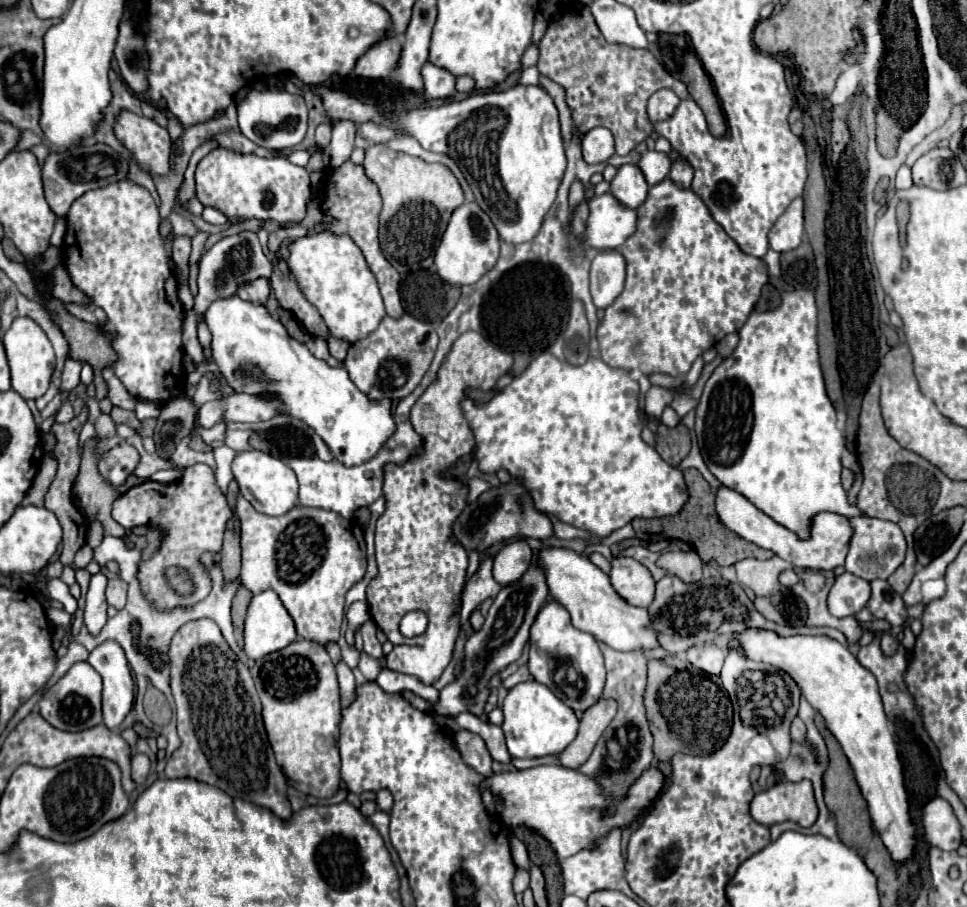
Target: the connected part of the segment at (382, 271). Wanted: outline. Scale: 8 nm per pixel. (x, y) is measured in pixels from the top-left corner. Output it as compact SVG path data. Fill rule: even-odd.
M346 161L342 167L334 169L332 173L326 173L324 189L320 193L322 193L320 201L322 201L324 219L330 223L328 229L332 233L348 233L354 239L354 243L362 249L362 253L370 265L370 271L378 279L388 317L400 319L404 313L402 303L400 303L400 293L398 293L400 273L384 259L384 255L380 251L380 243L378 243L378 217L380 217L380 209L382 209L382 199L380 199L376 185L364 175L364 169L360 165L352 165L350 161Z

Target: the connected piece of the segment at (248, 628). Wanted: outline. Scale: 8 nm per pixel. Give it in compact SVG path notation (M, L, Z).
M264 591L254 595L248 613L246 613L246 625L244 625L244 653L248 659L260 659L272 651L284 649L286 645L290 645L292 641L296 641L296 629L294 629L294 621L288 615L288 611L284 609L282 601L278 599L278 595L274 591Z

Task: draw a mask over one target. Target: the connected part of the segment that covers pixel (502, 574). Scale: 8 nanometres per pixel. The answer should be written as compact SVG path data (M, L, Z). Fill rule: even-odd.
M516 541L500 549L500 553L494 557L494 579L500 585L512 585L512 581L518 581L532 561L532 551L524 541Z

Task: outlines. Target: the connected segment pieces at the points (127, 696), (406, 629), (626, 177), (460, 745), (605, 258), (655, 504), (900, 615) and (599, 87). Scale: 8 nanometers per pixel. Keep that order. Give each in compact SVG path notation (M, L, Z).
M106 641L88 655L88 663L102 675L104 725L114 731L130 713L134 701L134 681L128 669L128 661L118 643Z
M410 611L406 615L406 623L400 623L400 631L406 637L416 637L426 631L426 625L428 625L428 619L422 611Z
M622 165L610 183L610 193L628 209L638 209L646 195L648 183L636 165Z
M458 731L454 735L454 747L458 749L458 753L468 759L468 763L474 767L474 771L478 771L480 775L490 775L492 773L492 757L484 745L484 741L470 733L470 731Z
M600 251L592 259L590 293L598 309L606 309L624 289L624 257L618 251Z
M542 353L540 357L536 357L528 369L514 377L512 383L508 387L504 387L500 393L496 393L488 403L484 405L476 405L472 399L462 399L460 407L462 407L462 413L468 421L468 427L472 429L474 433L474 443L476 443L476 449L474 449L474 457L478 461L478 467L482 473L498 473L500 469L508 471L512 477L518 477L522 487L526 489L528 497L532 499L534 507L542 513L548 513L548 515L554 515L558 517L562 523L568 523L572 527L578 527L578 529L586 529L590 531L592 535L604 539L608 537L612 531L624 527L626 523L630 523L632 519L636 517L664 517L664 515L676 515L682 505L688 501L688 491L686 491L686 485L684 485L684 477L682 477L682 471L668 465L656 451L654 447L646 445L640 437L640 431L642 431L642 419L638 415L638 383L630 377L630 373L626 369L614 369L610 365L606 365L602 359L598 357L588 357L588 361L584 365L570 365L566 361L560 361L558 357L554 357L552 353Z
M872 579L870 589L870 601L866 605L870 613L876 619L886 619L890 625L902 625L906 619L902 597L884 579Z
M570 3L558 13L558 19L548 25L538 49L538 71L566 89L574 125L582 133L594 127L610 129L616 141L616 155L628 155L638 143L650 137L652 121L648 119L646 103L656 91L670 89L680 99L688 97L686 85L674 79L650 51L608 43L582 3Z

